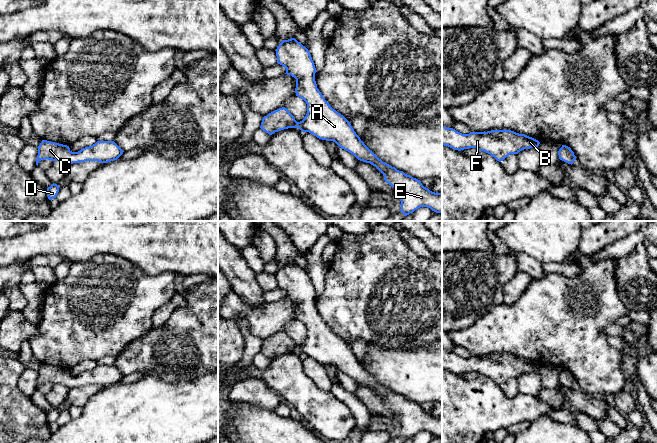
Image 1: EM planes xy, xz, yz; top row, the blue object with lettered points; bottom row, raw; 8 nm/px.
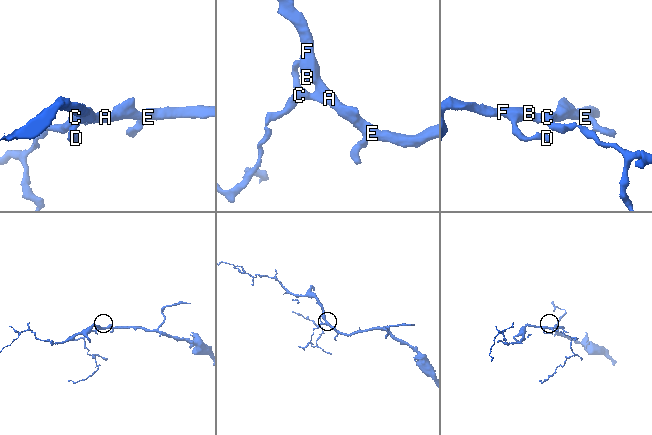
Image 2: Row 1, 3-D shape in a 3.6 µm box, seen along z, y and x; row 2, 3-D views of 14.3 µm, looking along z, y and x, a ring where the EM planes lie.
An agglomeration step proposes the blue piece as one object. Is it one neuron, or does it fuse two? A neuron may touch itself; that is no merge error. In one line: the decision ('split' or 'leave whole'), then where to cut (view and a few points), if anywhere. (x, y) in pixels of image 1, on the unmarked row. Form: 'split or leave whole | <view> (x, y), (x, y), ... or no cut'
leave whole | no cut

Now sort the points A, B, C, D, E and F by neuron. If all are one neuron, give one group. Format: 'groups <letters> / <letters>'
groups A B C D E F

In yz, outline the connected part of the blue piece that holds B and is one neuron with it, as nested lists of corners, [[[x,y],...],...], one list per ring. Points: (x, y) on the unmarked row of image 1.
[[[442,349],[442,369],[454,374],[477,372],[501,386],[510,378],[518,378],[524,373],[538,371],[540,366],[525,358],[511,354],[491,354],[462,358]]]

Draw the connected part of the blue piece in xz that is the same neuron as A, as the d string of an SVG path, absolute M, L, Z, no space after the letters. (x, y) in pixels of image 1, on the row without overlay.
M291 262L283 264L275 275L277 287L286 292L285 298L296 303L296 320L306 326L307 338L302 345L297 346L287 332L279 332L263 341L260 350L263 355L272 359L298 351L302 356L309 356L319 363L333 365L358 384L372 388L383 398L385 406L399 416L400 436L404 440L420 431L442 437L442 417L430 415L420 404L379 383L356 358L350 346L329 329L317 312L317 294L305 270Z

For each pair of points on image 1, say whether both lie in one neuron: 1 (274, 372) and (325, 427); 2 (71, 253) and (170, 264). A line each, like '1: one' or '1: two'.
1: one
2: one

